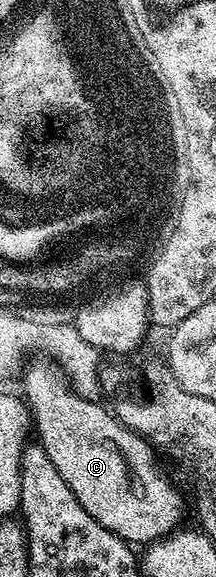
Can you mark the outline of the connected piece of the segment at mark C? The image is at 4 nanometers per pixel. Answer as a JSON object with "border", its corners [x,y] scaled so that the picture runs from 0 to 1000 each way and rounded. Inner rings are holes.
{"border":[[[245,626],[153,627],[116,636],[97,650],[97,688],[139,705],[139,723],[167,752],[176,745],[171,764],[204,776],[204,783],[222,783],[222,797],[259,804],[259,818],[278,818],[278,825],[296,825],[296,832],[333,846],[352,867],[389,873],[389,887],[407,887],[407,894],[440,898],[468,912],[606,943],[690,943],[810,924],[847,910],[843,863],[824,858],[819,846],[769,830],[764,818],[731,809],[731,801],[713,795],[713,775],[671,759],[569,738],[495,705],[486,711],[468,704],[468,695],[375,690]]]}

